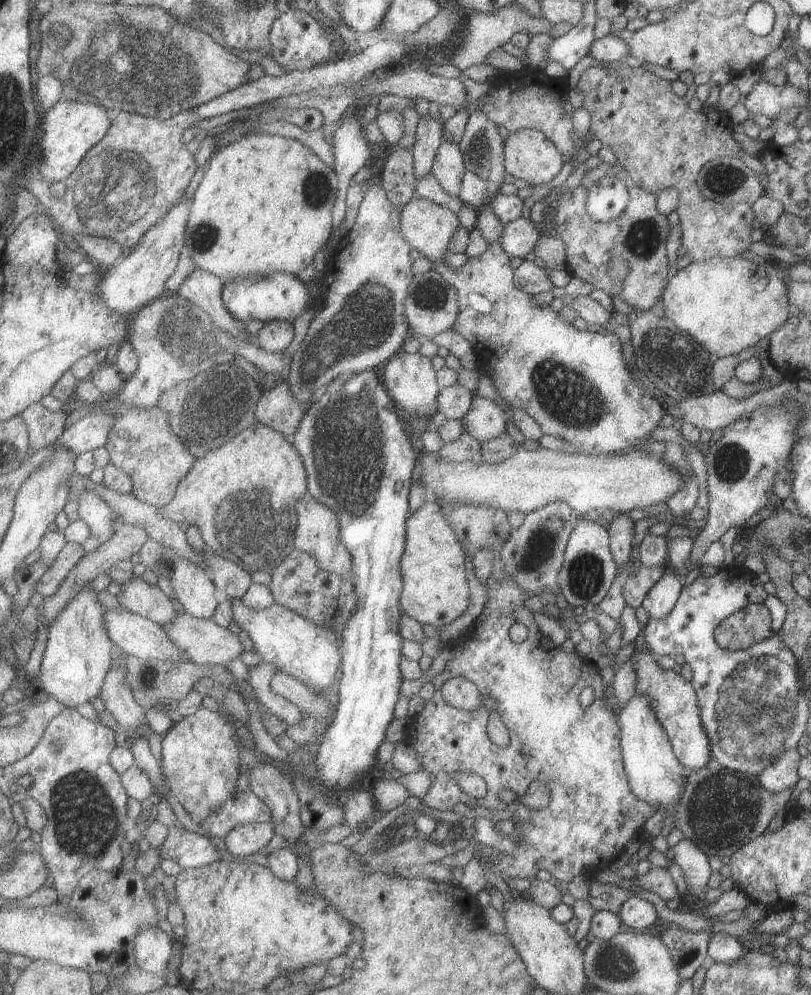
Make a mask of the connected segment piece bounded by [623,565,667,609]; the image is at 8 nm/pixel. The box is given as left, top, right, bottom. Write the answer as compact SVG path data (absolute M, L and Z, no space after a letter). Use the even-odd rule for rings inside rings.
M641 565L632 576L626 580L626 586L624 586L624 598L628 606L637 609L642 606L644 598L648 596L648 593L656 582L660 582L662 576L667 569L663 568L648 568Z

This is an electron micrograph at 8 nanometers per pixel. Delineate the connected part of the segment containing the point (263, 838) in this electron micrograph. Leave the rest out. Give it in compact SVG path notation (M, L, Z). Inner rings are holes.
M275 822L242 824L234 828L225 842L228 850L235 856L248 859L252 855L264 850L276 836Z

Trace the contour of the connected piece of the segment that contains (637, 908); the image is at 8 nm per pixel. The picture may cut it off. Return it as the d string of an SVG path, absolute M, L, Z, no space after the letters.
M638 894L630 896L630 898L624 902L624 906L618 914L624 927L636 931L650 929L650 926L654 926L654 923L659 918L654 905L650 903L650 901L648 902L640 898Z

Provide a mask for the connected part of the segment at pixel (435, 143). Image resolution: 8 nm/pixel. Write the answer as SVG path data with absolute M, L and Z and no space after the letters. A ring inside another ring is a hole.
M429 114L422 116L414 149L416 174L419 180L433 172L440 148L444 146L444 138L446 132L442 119L432 118Z

